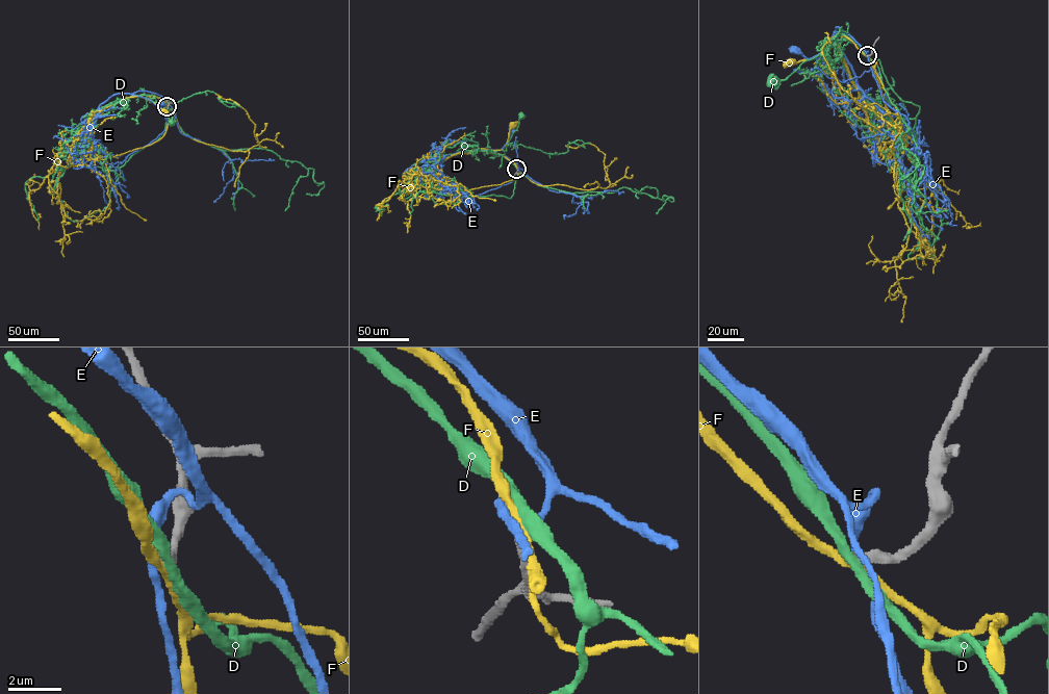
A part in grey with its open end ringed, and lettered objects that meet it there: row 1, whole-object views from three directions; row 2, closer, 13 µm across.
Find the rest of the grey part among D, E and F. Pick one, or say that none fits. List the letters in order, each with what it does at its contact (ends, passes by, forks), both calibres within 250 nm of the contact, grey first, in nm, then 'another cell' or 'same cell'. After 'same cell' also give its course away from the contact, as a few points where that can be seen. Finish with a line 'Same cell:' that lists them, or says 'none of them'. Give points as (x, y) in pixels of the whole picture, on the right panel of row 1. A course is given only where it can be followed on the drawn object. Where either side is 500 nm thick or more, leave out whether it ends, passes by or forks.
D: it passes by; calibres 360 and 360 nm; another cell
E: it passes by; calibres 360 and 280 nm; another cell
F: it passes by; calibres 400 and 320 nm; another cell
Same cell: none of them

